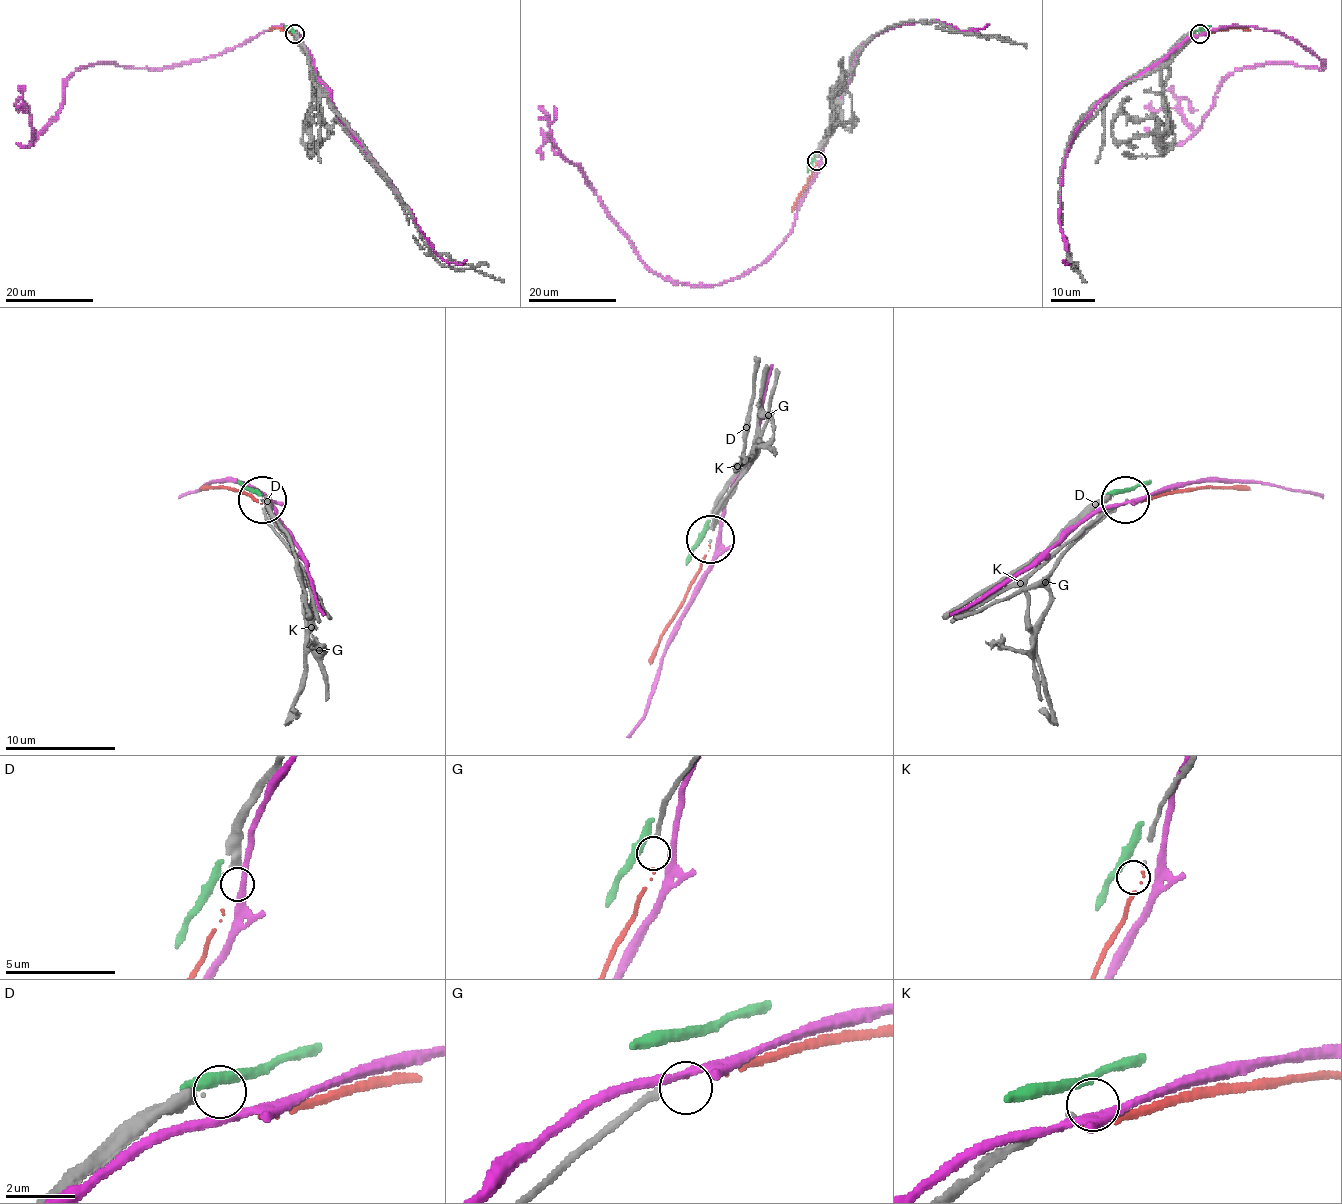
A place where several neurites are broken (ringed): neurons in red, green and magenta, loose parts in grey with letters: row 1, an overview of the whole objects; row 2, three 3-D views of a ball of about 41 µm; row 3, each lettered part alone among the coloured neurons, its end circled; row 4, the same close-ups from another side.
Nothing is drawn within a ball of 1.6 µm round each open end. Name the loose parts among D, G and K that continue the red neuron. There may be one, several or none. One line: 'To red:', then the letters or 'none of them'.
To red: G

